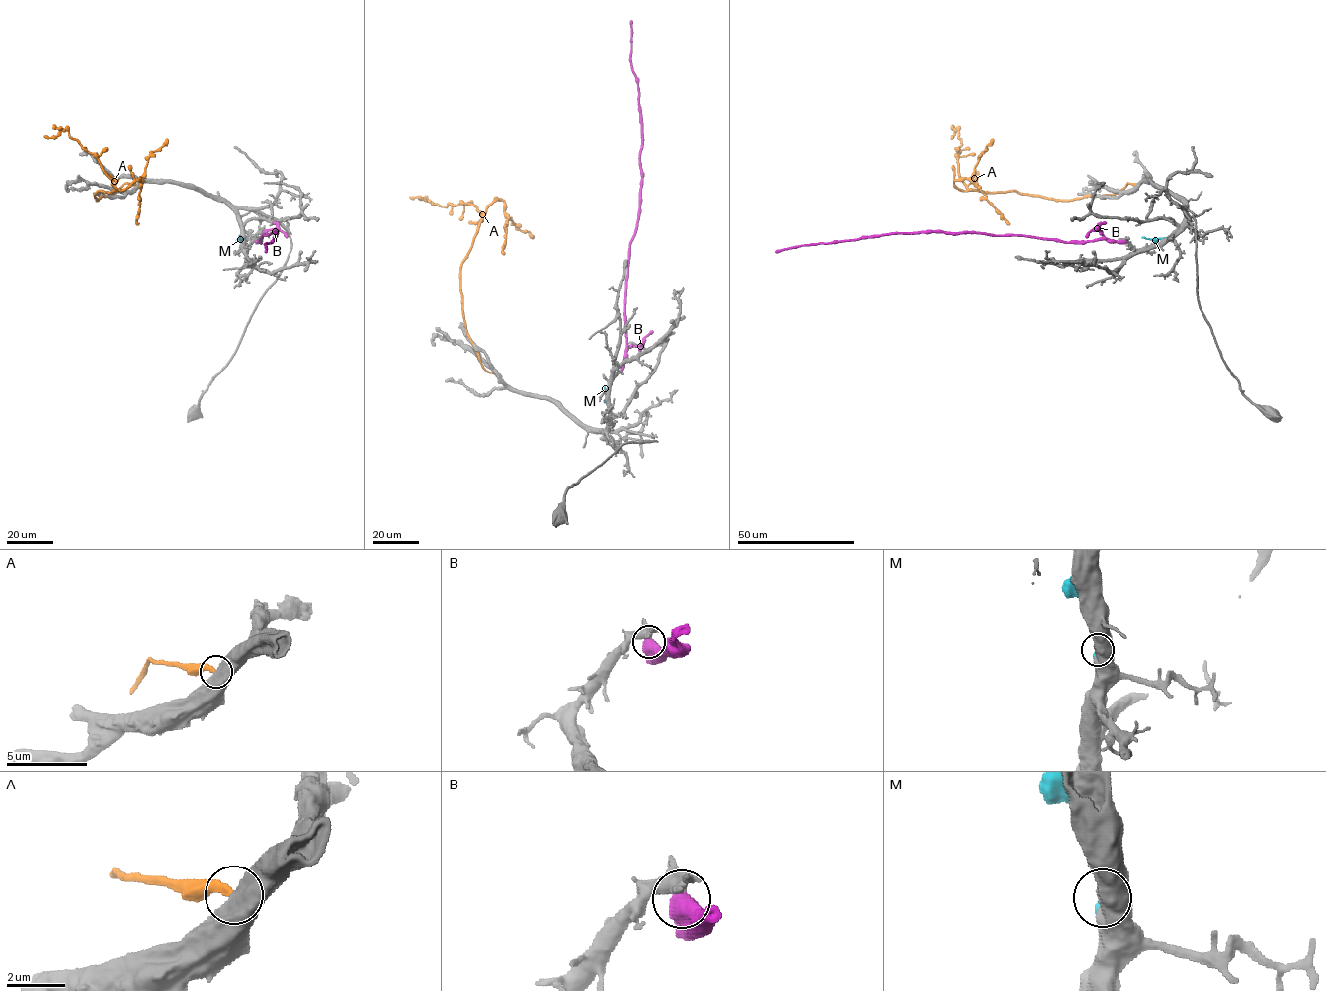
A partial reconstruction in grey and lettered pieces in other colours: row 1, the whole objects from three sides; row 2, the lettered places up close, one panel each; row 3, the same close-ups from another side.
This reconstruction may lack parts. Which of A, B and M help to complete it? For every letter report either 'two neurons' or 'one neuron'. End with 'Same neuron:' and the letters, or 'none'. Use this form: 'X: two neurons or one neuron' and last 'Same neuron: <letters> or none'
A: two neurons
B: two neurons
M: two neurons
Same neuron: none

